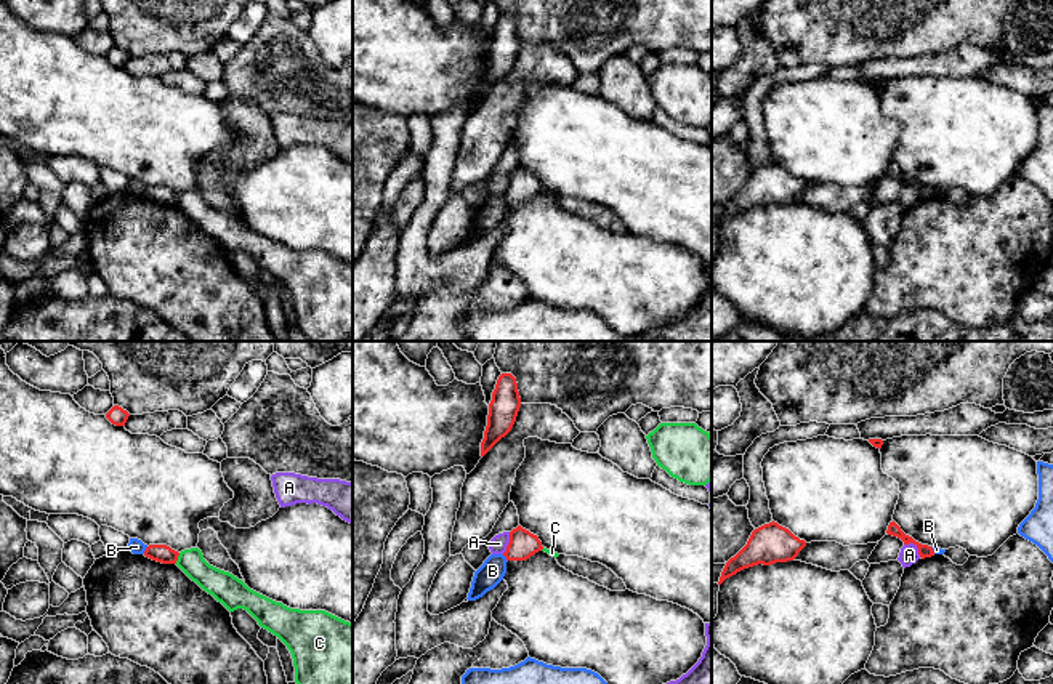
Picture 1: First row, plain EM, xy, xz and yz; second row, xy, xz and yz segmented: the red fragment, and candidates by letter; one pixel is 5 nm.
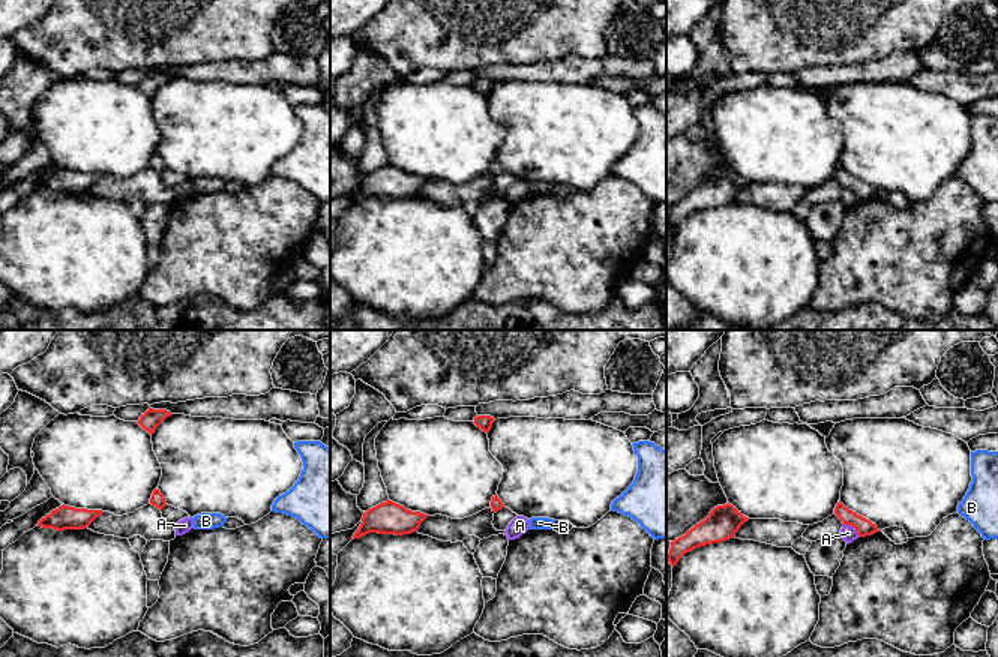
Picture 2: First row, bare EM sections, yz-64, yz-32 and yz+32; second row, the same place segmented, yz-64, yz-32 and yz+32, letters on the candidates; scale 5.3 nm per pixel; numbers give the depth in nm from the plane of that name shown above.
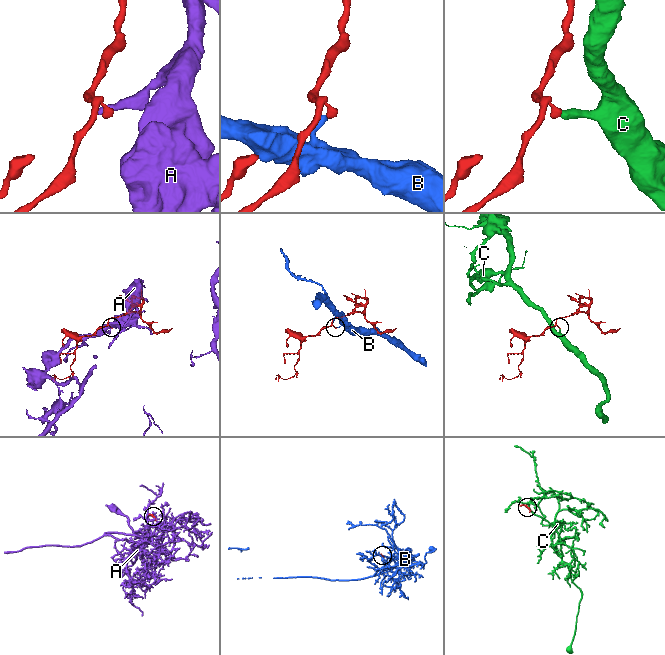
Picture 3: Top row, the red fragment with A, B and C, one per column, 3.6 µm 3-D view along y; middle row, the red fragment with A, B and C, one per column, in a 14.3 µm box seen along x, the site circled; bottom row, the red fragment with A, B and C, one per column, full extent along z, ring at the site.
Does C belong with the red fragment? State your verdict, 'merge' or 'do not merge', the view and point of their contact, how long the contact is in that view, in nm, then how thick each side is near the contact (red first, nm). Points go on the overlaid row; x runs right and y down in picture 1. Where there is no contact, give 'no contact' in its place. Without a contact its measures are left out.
do not merge | xy (177, 558) | 60 nm | 90/140 nm

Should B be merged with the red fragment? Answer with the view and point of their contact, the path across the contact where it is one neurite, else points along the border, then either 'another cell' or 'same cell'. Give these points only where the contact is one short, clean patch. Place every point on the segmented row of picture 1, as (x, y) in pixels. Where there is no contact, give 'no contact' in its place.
xy (146, 550) | along xy (148, 547), (143, 553) | another cell

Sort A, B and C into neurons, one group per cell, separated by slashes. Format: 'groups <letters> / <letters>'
groups A / B / C

